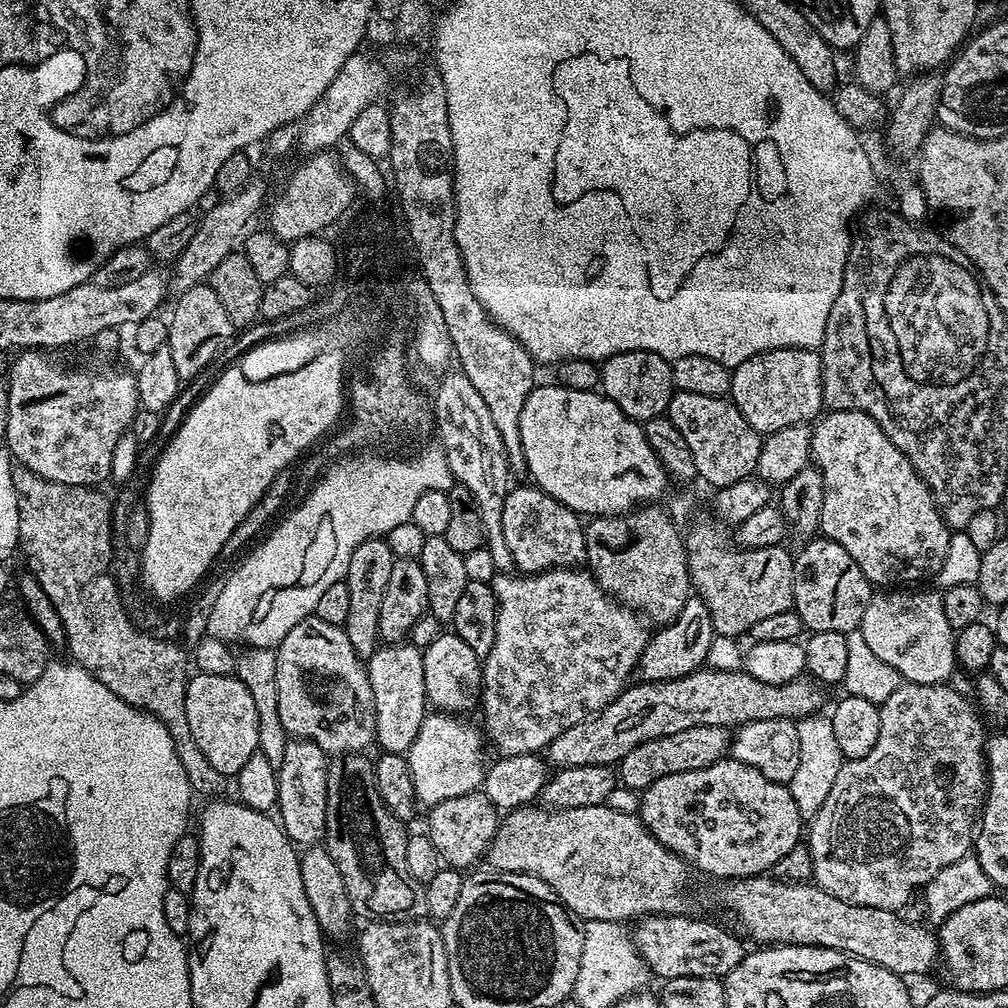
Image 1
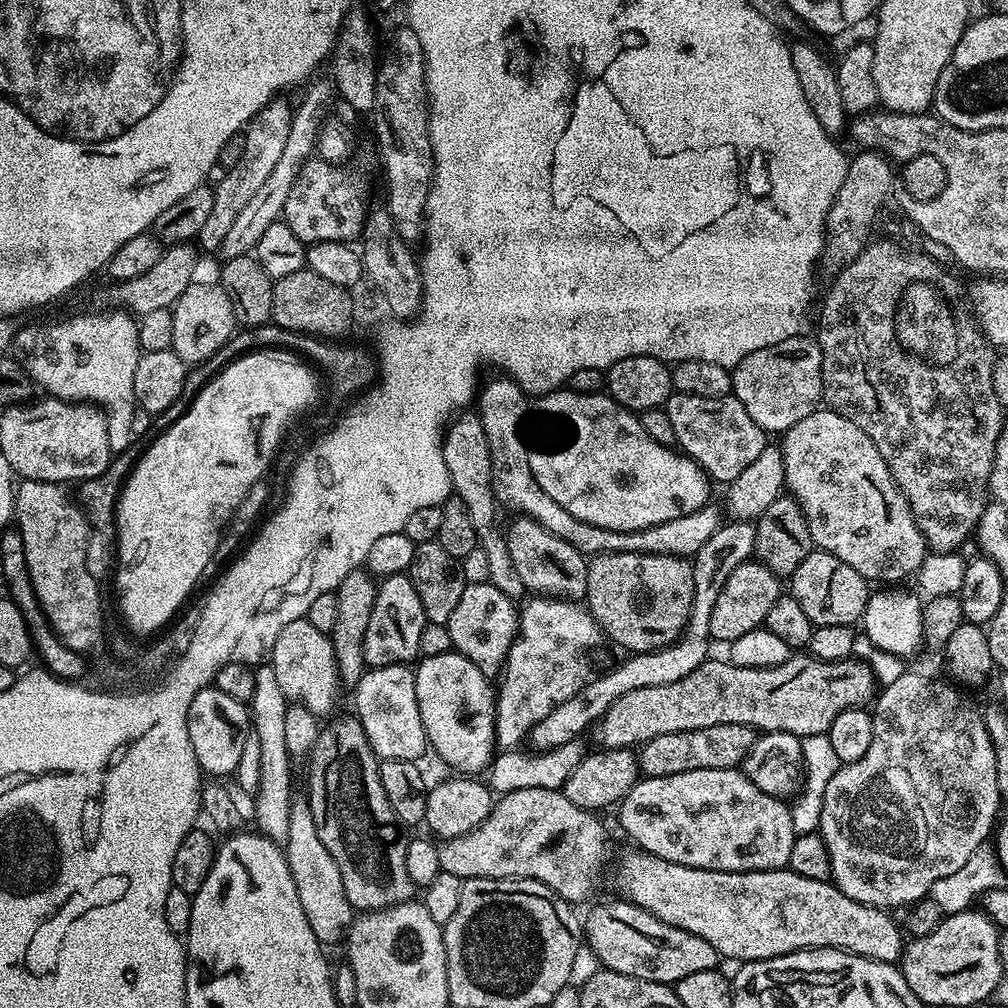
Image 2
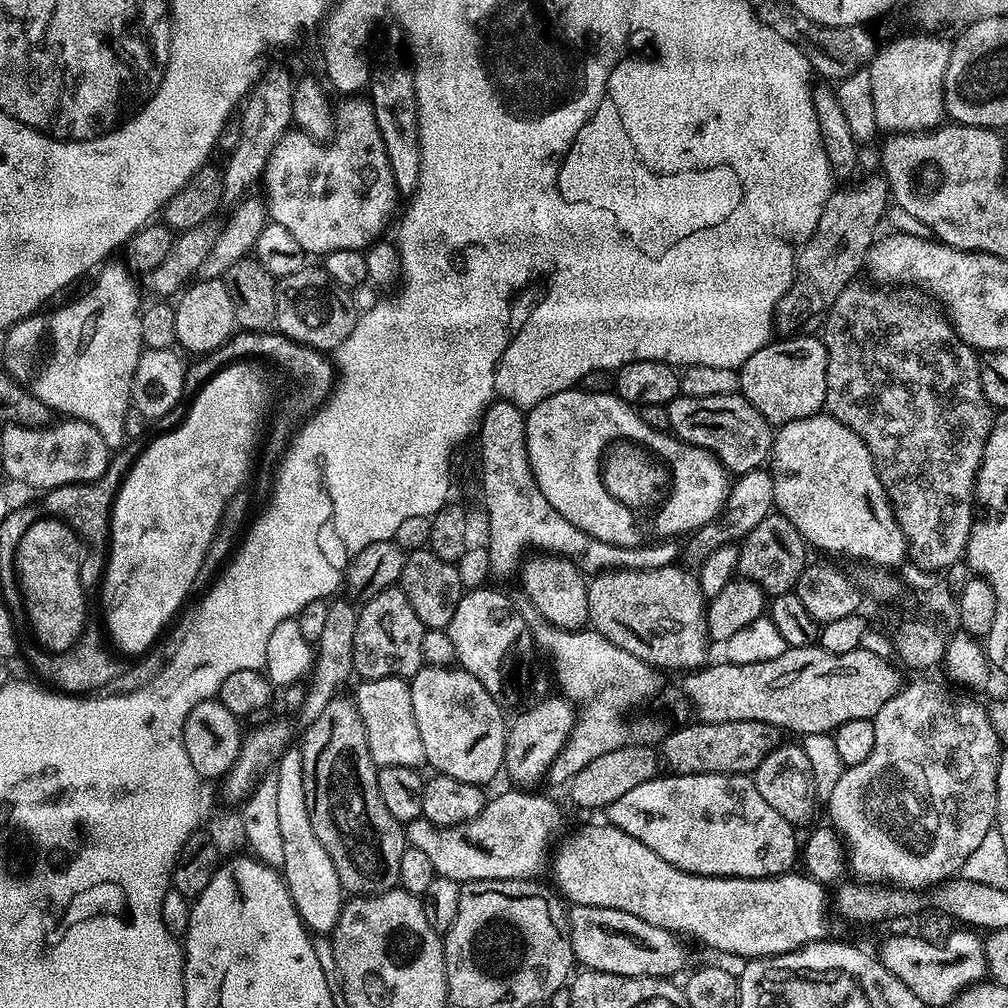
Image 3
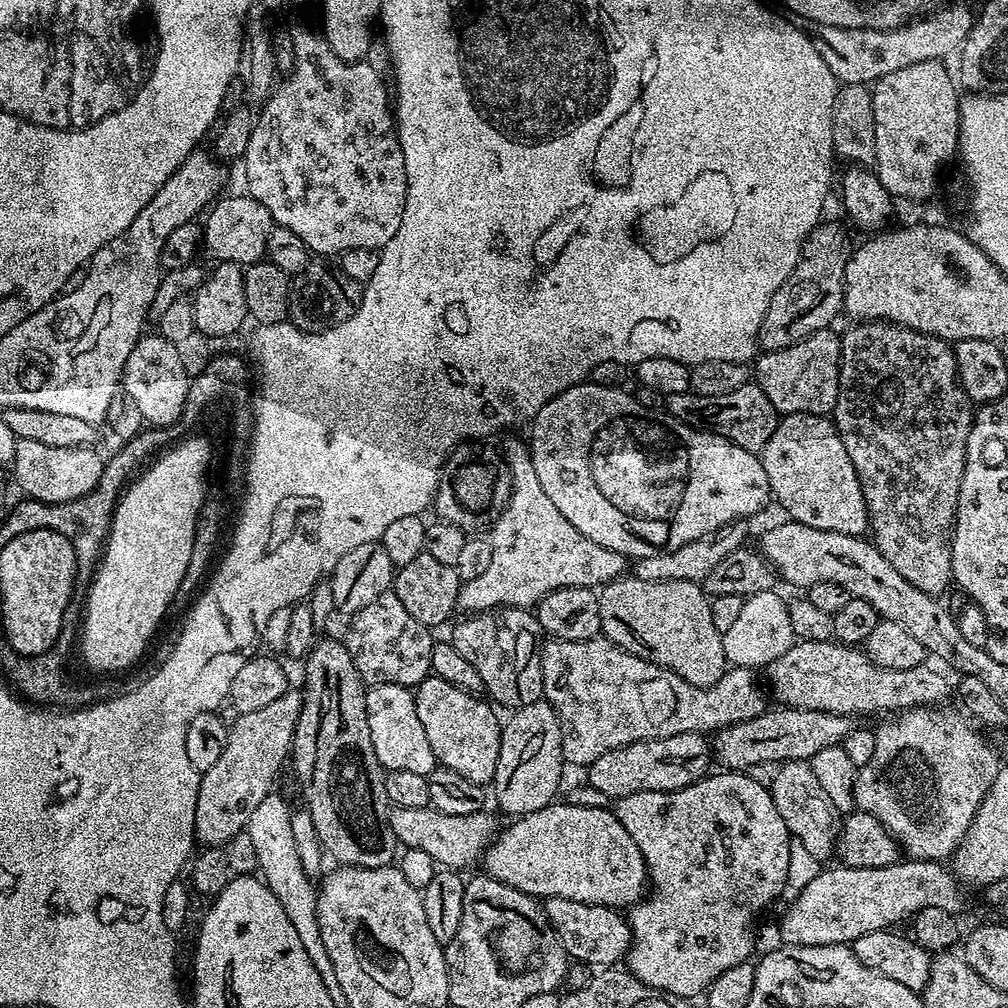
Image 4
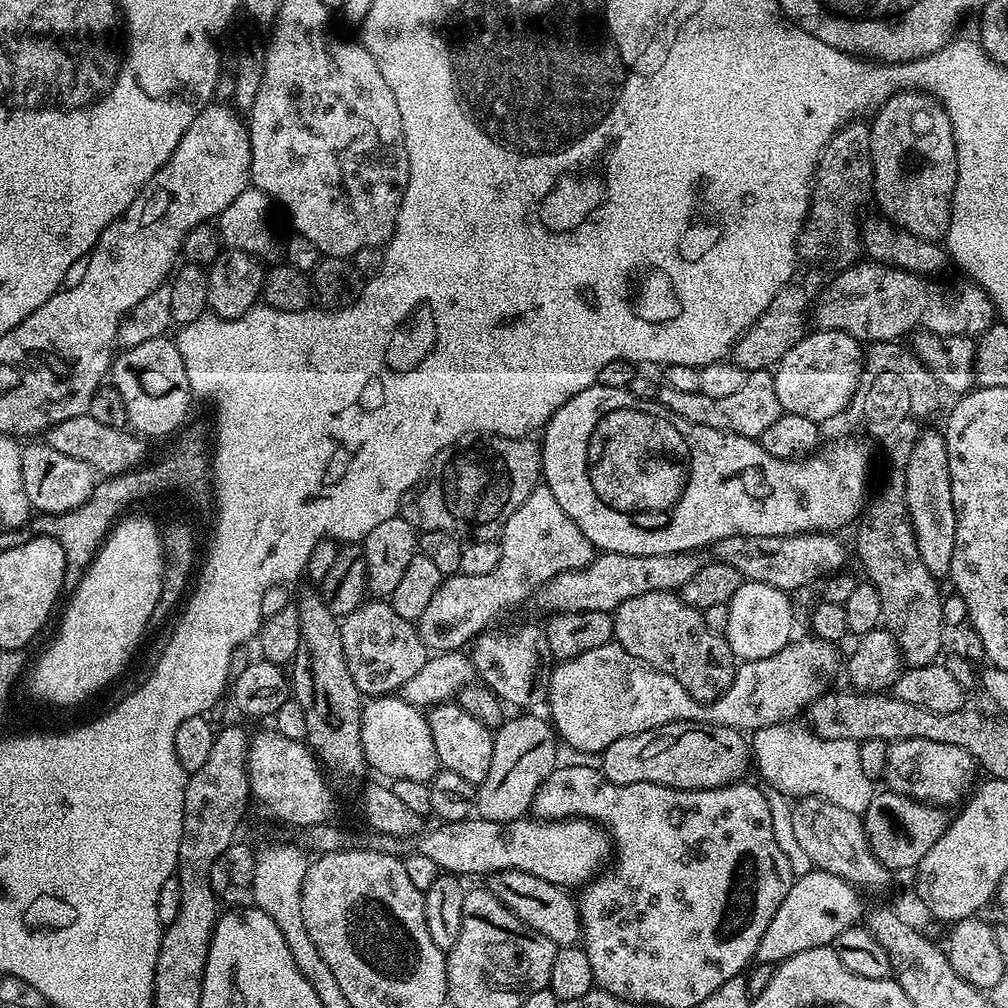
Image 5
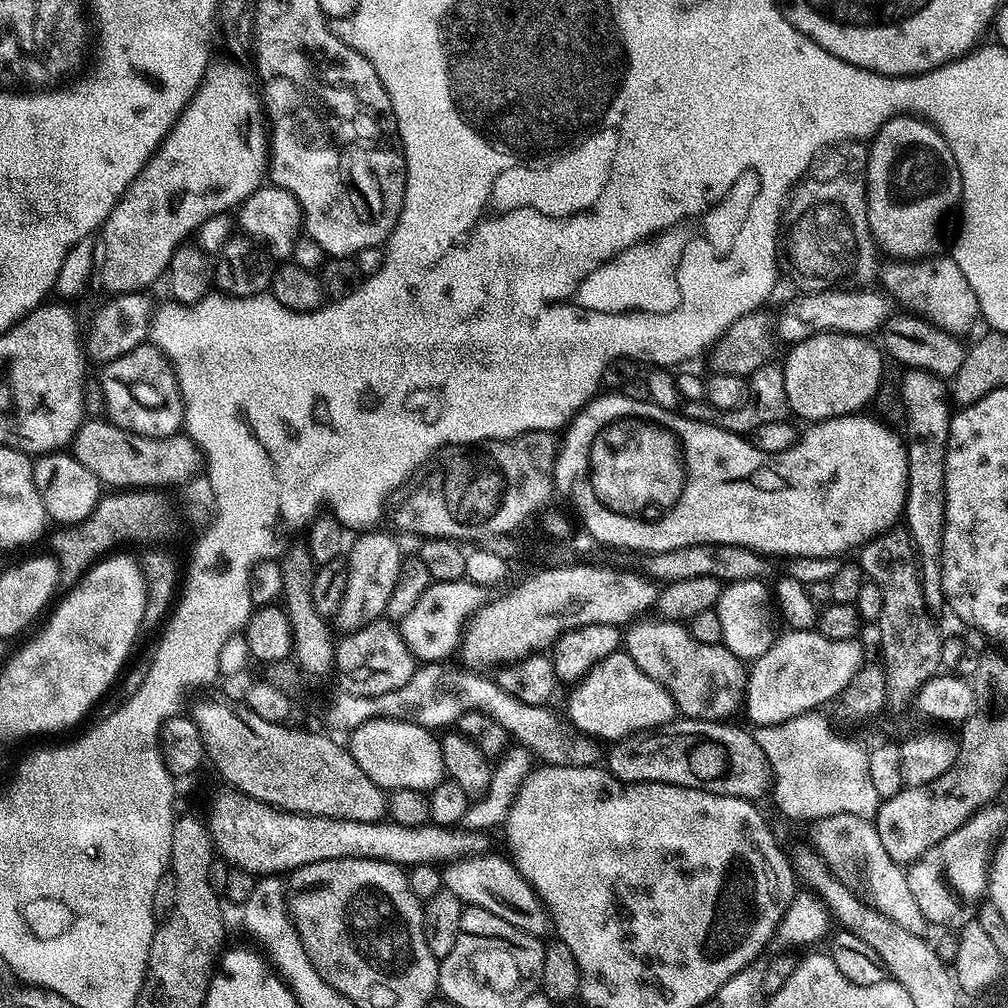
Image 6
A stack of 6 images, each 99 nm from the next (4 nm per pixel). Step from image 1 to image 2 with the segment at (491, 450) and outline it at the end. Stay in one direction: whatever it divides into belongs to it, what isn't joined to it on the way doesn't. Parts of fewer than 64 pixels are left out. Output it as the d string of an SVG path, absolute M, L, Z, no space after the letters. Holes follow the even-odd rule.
M475 413L457 415L445 429L443 442L443 461L451 476L451 484L455 497L461 499L468 510L472 526L475 530L477 545L484 549L489 559L489 583L496 586L507 597L520 600L525 597L527 588L514 567L510 557L507 537L496 528L496 512L498 505L493 494L492 471L490 470L490 450L486 434L482 428L479 415Z

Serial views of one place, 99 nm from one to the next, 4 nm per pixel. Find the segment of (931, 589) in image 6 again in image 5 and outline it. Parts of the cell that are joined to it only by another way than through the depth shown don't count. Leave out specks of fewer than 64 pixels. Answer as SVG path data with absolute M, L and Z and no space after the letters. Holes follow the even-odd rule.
M939 430L923 431L912 447L903 467L902 483L907 498L908 516L914 526L918 552L932 577L942 580L950 574L950 562L957 536L956 508L953 506L953 491L950 485L949 455L943 433Z

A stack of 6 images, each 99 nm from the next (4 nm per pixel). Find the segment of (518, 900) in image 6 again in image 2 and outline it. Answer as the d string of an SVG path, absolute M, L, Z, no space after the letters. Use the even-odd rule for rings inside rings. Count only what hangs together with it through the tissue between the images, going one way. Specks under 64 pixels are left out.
M615 899L598 905L582 924L586 944L607 971L675 986L682 978L721 963L720 952L706 938L670 926L626 899Z

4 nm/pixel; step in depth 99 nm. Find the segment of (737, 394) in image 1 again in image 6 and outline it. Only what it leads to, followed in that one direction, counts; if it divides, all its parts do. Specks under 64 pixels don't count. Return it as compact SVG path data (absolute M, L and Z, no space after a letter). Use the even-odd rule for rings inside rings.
M819 332L791 345L788 361L782 364L789 413L801 416L804 422L815 422L867 409L864 407L880 388L885 360L881 349L870 341L868 336L852 336L849 332Z

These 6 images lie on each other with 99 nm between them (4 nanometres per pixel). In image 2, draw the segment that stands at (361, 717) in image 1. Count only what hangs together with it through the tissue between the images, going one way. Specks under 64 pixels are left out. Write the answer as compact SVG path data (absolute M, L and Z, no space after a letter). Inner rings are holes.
M307 618L282 626L282 634L278 634L278 642L274 642L270 653L270 663L288 701L301 704L317 718L331 717L337 711L336 699L340 696L342 681L329 633L310 626Z

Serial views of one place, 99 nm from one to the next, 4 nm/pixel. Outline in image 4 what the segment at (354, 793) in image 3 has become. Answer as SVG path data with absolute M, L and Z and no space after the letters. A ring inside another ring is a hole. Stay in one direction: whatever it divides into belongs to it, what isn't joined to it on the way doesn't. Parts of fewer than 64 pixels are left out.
M319 639L305 657L304 705L294 730L290 768L296 771L300 792L304 795L303 807L314 822L314 830L323 851L336 859L335 863L349 868L387 868L397 859L398 842L388 829L390 805L386 798L383 768L374 754L374 742L370 742L370 722L366 718L366 685L347 645L343 641Z

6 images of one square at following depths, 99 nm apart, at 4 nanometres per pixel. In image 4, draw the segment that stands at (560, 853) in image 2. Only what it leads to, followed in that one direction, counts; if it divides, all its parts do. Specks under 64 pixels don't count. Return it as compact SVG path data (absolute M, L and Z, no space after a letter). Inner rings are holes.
M431 806L426 808L392 808L388 814L388 829L394 834L394 838L403 845L404 848L422 850L425 854L430 854L437 865L448 870L465 870L471 864L481 863L484 851L491 846L496 839L498 825L490 814L491 811L475 812L474 814L442 814L437 808Z

